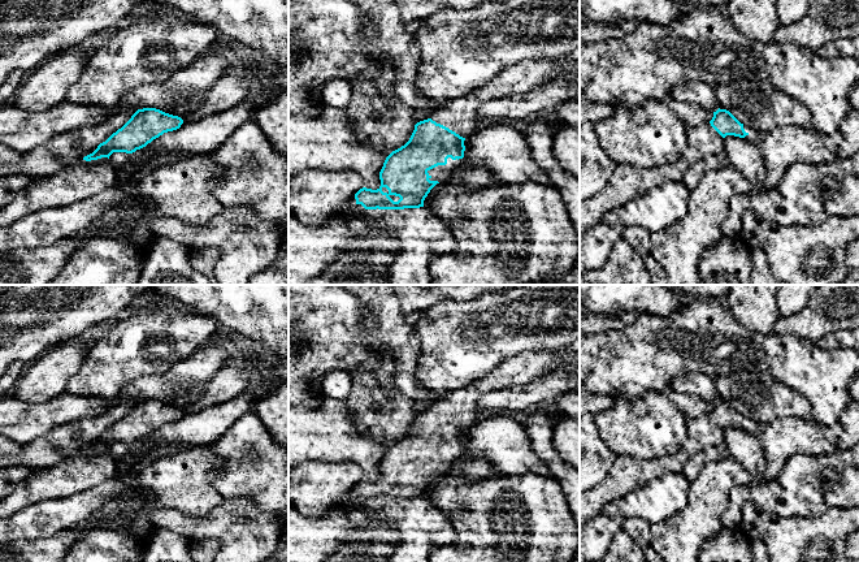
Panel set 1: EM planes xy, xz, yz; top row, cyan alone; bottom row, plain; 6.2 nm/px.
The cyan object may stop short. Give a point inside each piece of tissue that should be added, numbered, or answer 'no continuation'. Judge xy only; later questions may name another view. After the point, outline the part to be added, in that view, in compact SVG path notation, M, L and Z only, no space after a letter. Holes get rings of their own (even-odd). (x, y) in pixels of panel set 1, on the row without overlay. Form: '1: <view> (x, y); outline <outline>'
1: xy (120, 452); outline M113 444L109 448L109 453L116 458L120 463L125 461L125 458L130 454L131 445L126 444Z

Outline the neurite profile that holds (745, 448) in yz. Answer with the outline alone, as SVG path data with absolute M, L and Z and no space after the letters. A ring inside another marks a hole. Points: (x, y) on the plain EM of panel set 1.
M726 427L724 442L729 455L741 463L755 479L765 472L767 458L760 437L747 433L745 429Z

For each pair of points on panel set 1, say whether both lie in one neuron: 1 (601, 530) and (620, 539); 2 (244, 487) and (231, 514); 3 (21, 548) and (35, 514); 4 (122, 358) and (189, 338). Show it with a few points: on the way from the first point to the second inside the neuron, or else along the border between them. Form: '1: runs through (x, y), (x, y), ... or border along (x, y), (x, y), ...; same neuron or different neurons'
1: border along (620, 528), (607, 548); different neurons
2: border along (225, 498), (248, 498), (267, 511); different neurons
3: border along (55, 532), (48, 536), (13, 540); different neurons
4: runs through (139, 350), (150, 346), (172, 345); same neuron

